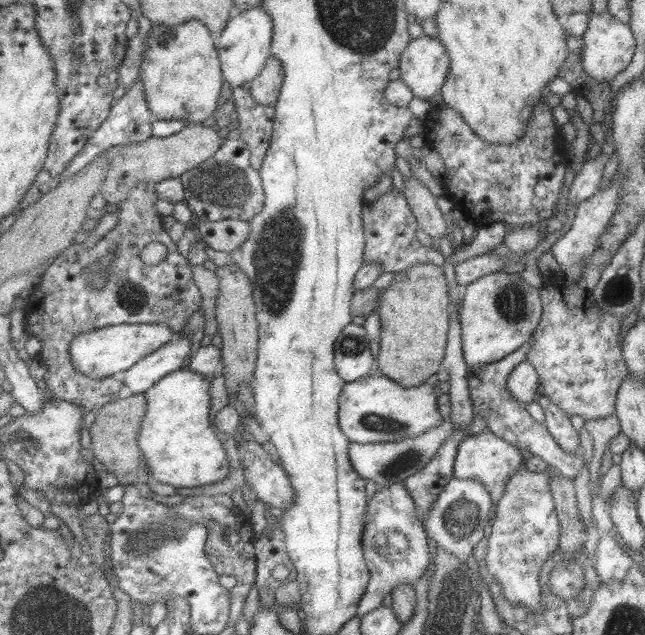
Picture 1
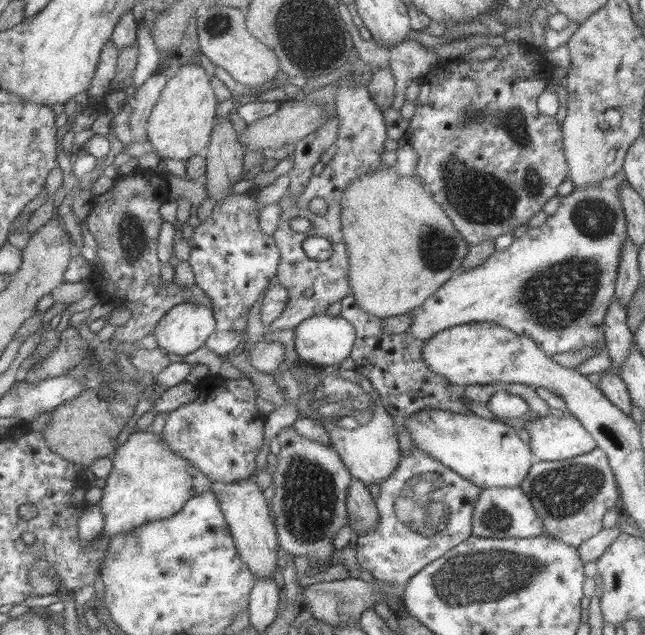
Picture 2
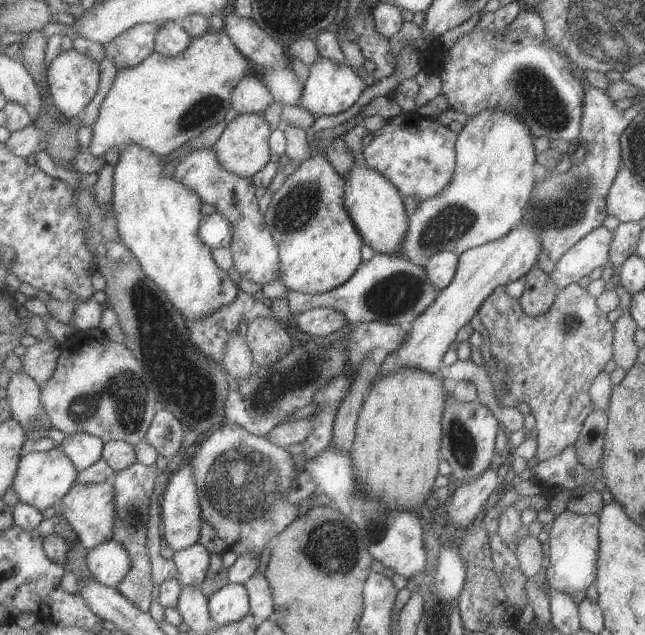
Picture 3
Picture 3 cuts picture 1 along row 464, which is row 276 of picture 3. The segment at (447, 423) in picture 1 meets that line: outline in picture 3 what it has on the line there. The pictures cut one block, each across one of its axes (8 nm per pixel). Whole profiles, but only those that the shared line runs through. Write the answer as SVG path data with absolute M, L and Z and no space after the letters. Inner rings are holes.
M370 253L368 261L363 261L362 265L357 269L357 272L351 277L351 280L339 288L317 294L289 290L286 299L288 300L289 311L293 316L310 311L311 309L331 307L343 311L351 323L359 324L375 321L381 324L397 325L407 330L411 321L416 316L419 316L434 301L438 292L427 280L426 270L423 270L423 267L413 264L403 257Z

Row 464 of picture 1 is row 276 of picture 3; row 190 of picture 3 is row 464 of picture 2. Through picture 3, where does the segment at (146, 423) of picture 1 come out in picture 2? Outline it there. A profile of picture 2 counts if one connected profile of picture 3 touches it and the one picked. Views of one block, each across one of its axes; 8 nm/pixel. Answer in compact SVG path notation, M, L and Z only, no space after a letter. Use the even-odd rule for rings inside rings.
M135 430L112 458L113 467L99 502L106 518L104 531L111 538L149 521L171 518L187 501L213 488L215 482L190 460L177 456L162 434Z

